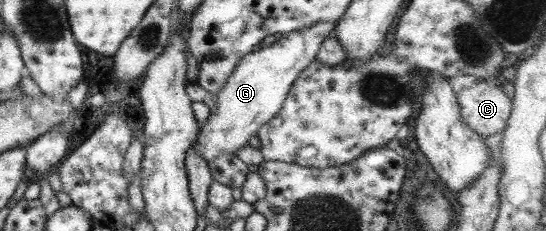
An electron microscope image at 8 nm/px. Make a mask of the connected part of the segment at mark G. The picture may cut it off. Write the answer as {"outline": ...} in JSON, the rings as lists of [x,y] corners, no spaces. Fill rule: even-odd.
{"outline":[[[318,22],[290,31],[269,47],[240,58],[226,83],[214,95],[216,110],[210,112],[208,120],[198,127],[198,135],[191,146],[194,152],[202,156],[206,163],[218,154],[236,155],[236,150],[248,144],[248,140],[256,136],[258,128],[280,110],[294,79],[315,61],[322,41],[332,37],[330,31],[334,26],[330,22]]]}

